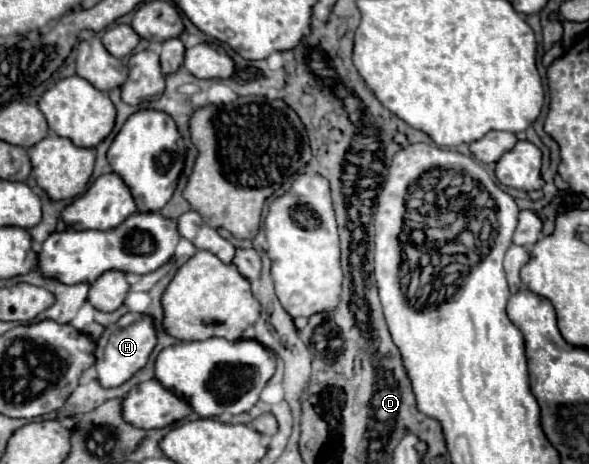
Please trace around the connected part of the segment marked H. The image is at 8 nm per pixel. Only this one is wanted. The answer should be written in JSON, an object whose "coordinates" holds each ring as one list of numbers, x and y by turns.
{"coordinates":[[126,313,122,315,106,335,96,341,94,349,94,369,98,373,98,383,102,387,118,387,128,381,138,369,142,369,156,345,156,331,152,327,152,319,142,313]]}

